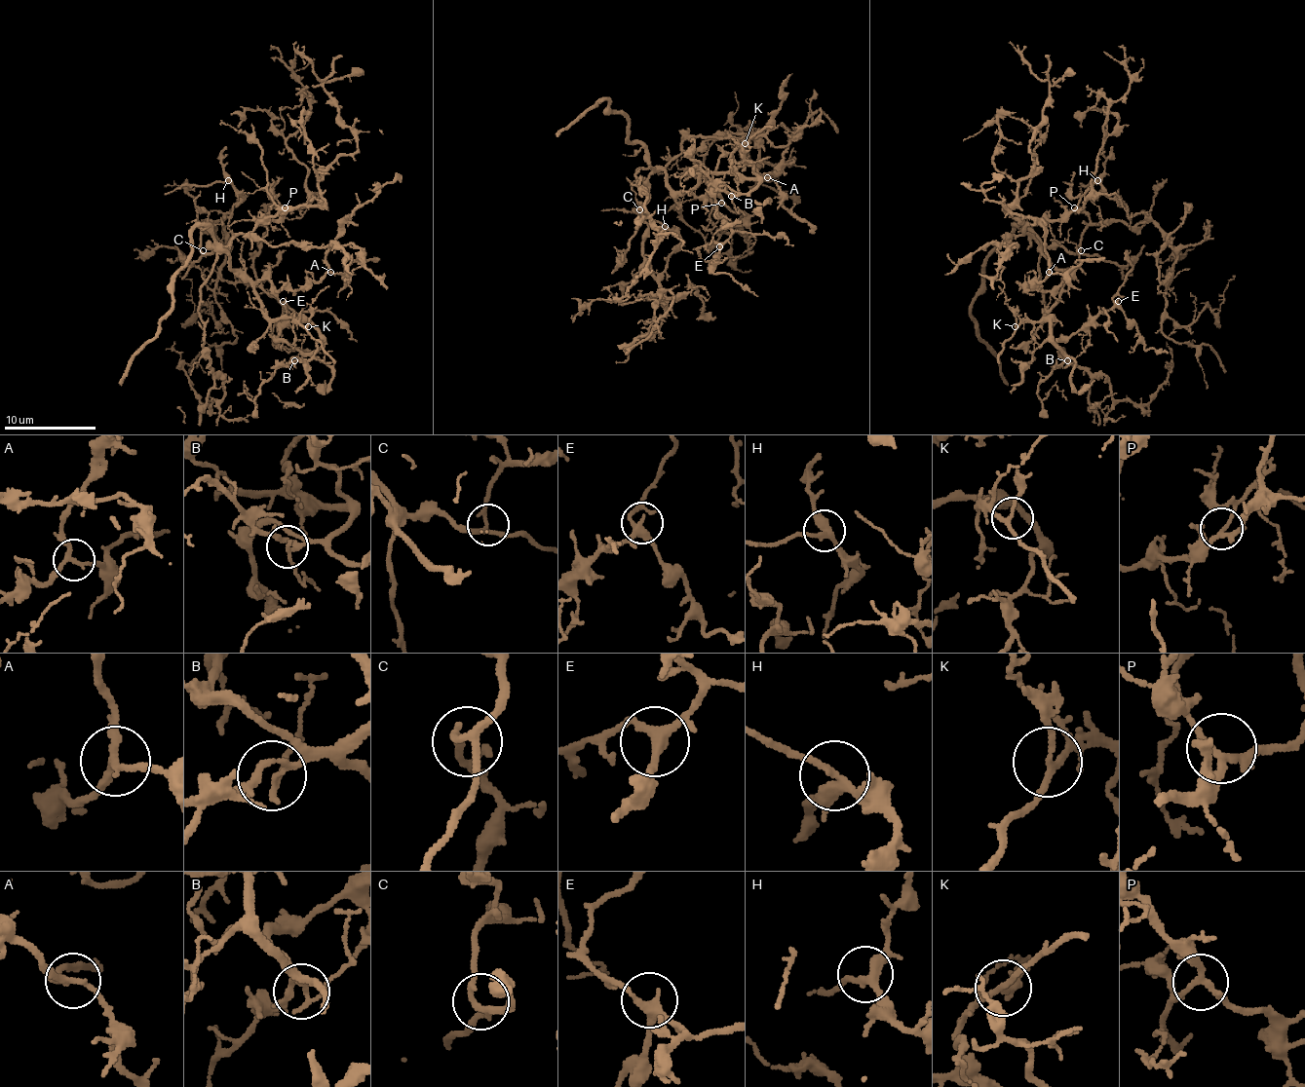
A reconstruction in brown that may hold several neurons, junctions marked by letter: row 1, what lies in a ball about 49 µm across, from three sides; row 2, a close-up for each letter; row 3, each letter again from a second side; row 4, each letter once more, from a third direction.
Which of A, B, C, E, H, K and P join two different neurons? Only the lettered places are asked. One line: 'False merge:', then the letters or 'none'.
False merge: none

